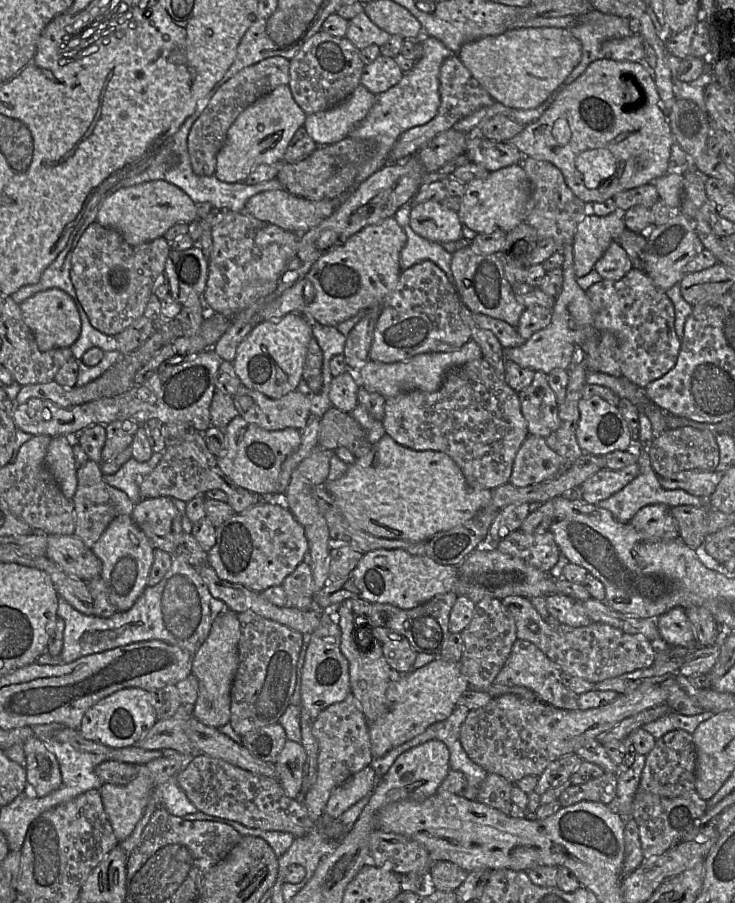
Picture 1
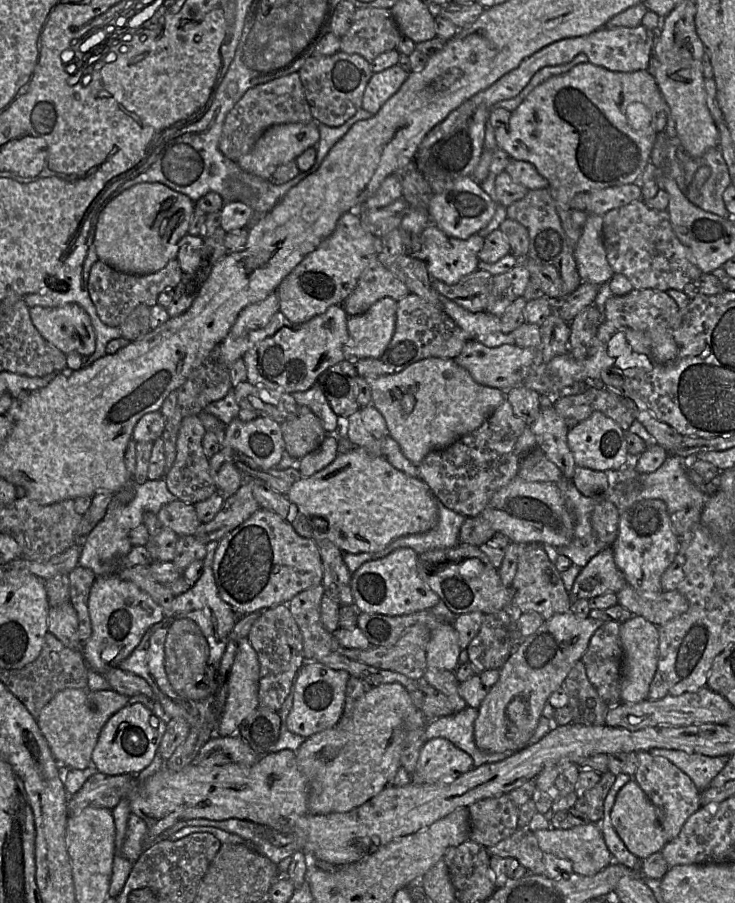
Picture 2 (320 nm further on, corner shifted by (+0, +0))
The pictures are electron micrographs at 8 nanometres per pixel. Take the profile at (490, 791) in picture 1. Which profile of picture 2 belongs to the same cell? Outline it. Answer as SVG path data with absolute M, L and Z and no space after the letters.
M508 794L479 800L468 806L469 839L489 848L518 829L519 807Z

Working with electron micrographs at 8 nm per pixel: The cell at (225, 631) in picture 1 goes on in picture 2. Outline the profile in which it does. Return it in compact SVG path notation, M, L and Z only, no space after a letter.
M247 637L241 638L229 671L227 697L216 724L216 736L236 734L244 718L259 706L259 673L257 653Z

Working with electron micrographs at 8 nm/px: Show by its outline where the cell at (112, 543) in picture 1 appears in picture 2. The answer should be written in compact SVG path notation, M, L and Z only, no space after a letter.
M116 572L95 578L88 598L88 612L92 633L83 645L81 654L88 669L100 675L103 675L111 668L118 668L119 663L126 659L140 643L145 632L164 617L162 608L149 594L142 591L134 583L122 580Z

